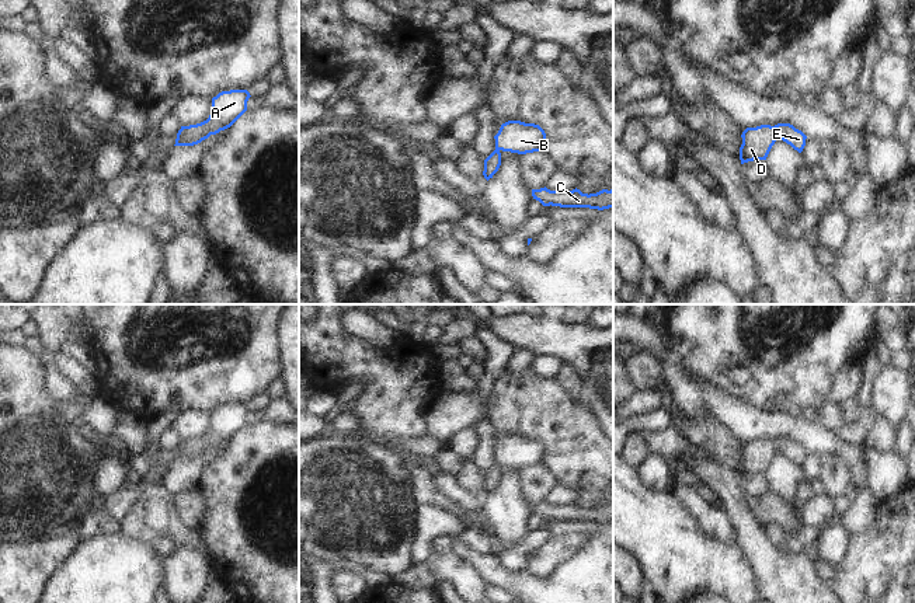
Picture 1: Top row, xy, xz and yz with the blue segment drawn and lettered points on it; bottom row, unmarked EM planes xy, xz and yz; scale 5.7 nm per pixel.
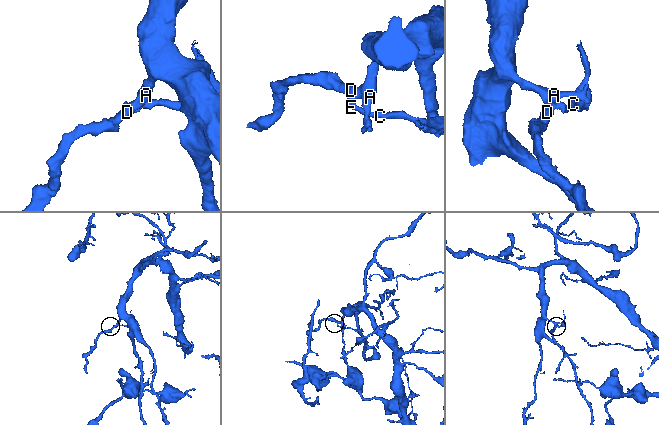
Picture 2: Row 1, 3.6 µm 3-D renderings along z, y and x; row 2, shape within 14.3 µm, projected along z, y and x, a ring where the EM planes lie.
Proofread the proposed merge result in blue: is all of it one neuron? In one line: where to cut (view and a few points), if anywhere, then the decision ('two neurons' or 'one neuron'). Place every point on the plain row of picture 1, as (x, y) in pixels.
cut in yz along (772, 441), (776, 453); two neurons

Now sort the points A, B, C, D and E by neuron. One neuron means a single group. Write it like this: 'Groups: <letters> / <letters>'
Groups: A B D / C E.

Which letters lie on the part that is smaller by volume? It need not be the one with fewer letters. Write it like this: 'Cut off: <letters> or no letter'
Cut off: C, E

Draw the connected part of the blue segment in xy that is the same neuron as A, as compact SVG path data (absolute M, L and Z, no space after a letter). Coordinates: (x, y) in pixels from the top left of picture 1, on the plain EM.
M247 404L222 405L212 412L212 425L206 435L181 440L174 460L194 460L230 442L246 425L250 412Z

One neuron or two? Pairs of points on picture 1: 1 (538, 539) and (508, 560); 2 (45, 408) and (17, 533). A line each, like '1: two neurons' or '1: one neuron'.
1: one neuron
2: one neuron

